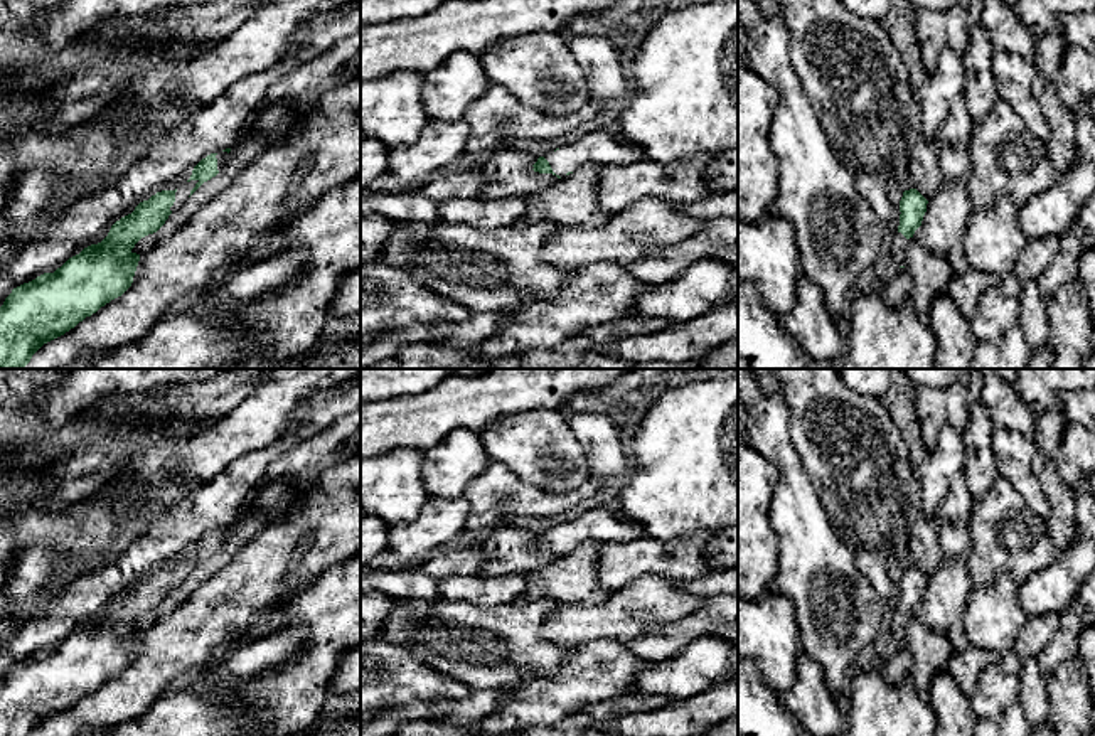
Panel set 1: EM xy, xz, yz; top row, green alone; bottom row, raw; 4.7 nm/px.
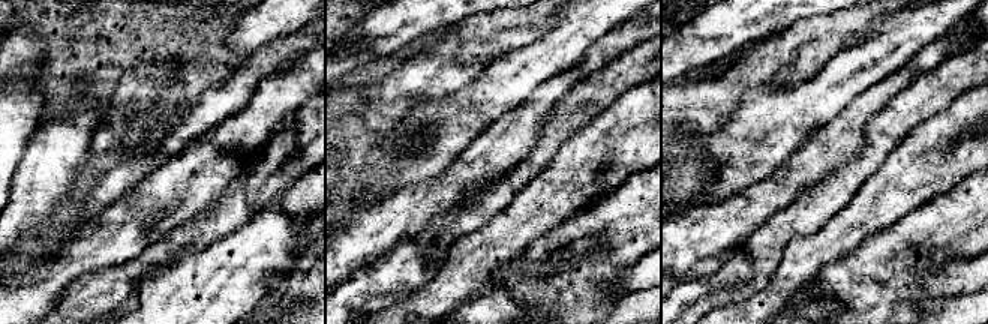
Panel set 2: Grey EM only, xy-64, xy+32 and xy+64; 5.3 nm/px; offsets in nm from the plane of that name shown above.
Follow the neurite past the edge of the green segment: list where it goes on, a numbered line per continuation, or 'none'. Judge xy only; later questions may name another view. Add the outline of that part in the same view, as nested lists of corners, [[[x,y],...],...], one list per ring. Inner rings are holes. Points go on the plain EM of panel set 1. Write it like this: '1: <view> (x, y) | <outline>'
1: xy (182, 570) | [[[190,557],[182,561],[177,569],[175,569],[175,579],[170,584],[170,588],[175,588],[177,584],[180,584],[184,581],[184,578],[190,573],[190,568],[195,564],[199,557]]]

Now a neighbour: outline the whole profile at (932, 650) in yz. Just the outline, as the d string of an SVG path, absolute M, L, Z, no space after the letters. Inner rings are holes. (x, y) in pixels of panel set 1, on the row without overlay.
M915 615L906 621L905 647L913 655L911 685L921 701L928 701L933 677L947 670L955 650L947 635L925 627Z

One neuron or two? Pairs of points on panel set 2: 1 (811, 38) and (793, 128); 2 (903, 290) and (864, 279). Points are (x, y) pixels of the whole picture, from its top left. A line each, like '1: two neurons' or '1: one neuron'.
1: two neurons
2: one neuron

